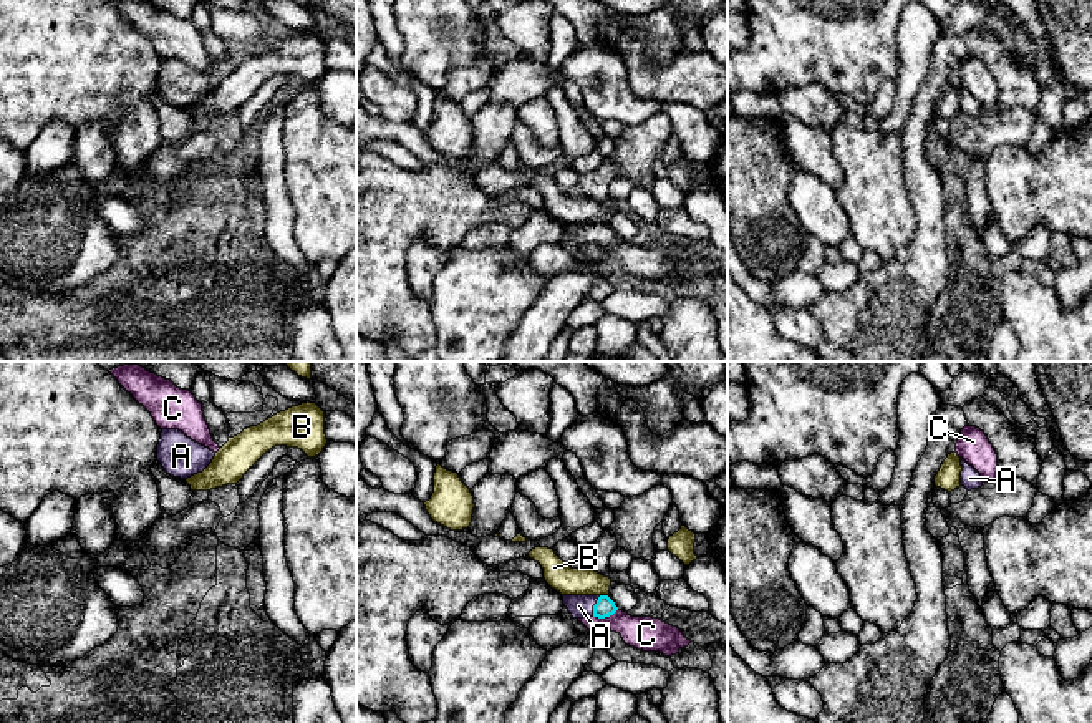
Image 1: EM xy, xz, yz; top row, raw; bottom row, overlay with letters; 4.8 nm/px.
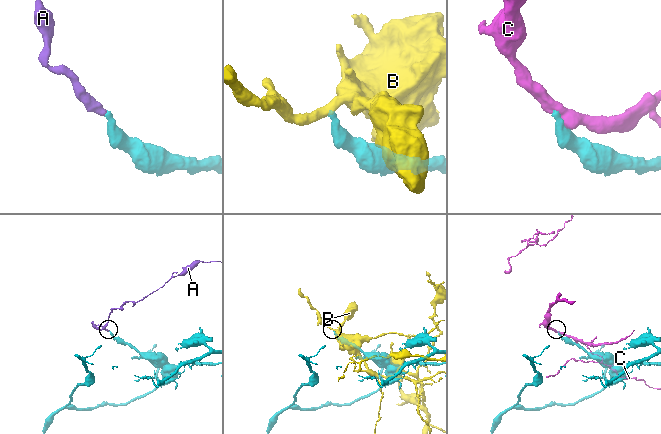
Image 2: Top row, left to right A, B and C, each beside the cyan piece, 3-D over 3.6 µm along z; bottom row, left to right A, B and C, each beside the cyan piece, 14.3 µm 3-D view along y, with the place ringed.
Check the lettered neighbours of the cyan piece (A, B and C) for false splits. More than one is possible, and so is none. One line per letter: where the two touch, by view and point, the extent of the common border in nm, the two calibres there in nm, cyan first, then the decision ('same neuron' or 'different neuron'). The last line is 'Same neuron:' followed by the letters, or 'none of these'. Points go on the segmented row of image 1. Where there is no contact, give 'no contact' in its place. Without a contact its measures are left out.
A: contact xz (594, 606); length 110 nm; calibres 90 and 110 nm; same neuron
B: contact xz (605, 596); length 50 nm; calibres 90 and 140 nm; different neuron
C: contact xz (605, 616); length 130 nm; calibres 90 and 170 nm; different neuron
Same neuron: A

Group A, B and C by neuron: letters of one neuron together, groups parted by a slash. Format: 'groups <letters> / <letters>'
groups A / B / C

